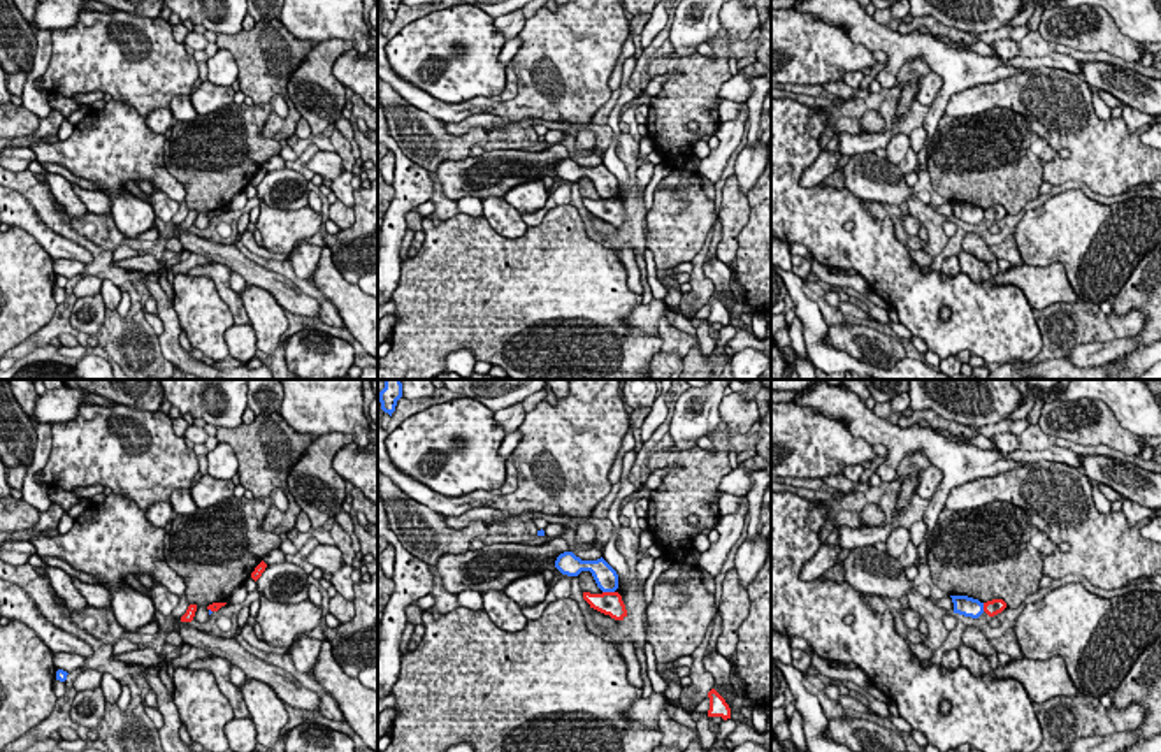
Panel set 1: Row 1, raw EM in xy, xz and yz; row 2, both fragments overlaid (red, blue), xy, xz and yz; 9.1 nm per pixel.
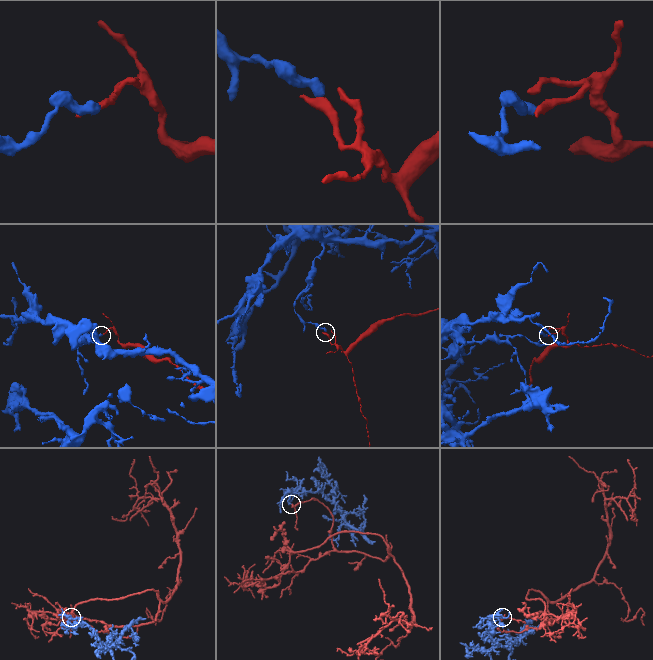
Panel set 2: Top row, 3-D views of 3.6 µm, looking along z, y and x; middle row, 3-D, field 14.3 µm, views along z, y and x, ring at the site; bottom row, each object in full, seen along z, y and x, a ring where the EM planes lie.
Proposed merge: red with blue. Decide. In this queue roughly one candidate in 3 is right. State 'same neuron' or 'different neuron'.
different neuron

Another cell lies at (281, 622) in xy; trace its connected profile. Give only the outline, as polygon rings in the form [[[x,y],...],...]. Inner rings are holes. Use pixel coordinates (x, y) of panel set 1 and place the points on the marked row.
[[[260,596],[256,624],[262,640],[272,647],[290,648],[295,638],[307,634],[323,622],[321,608],[309,597],[300,603],[278,603]]]

